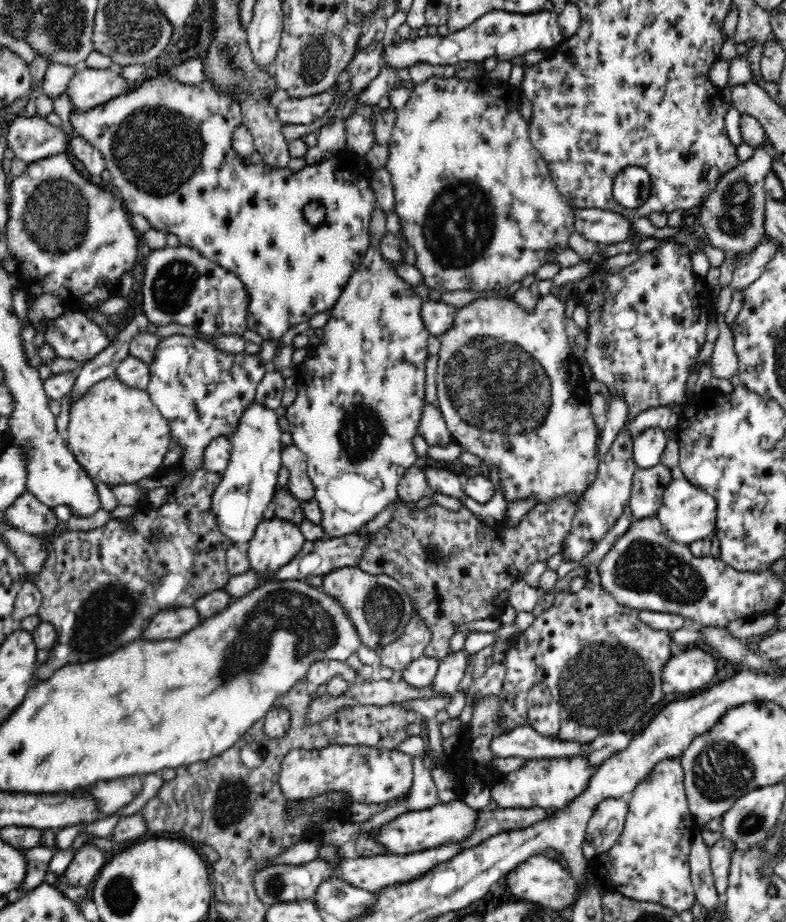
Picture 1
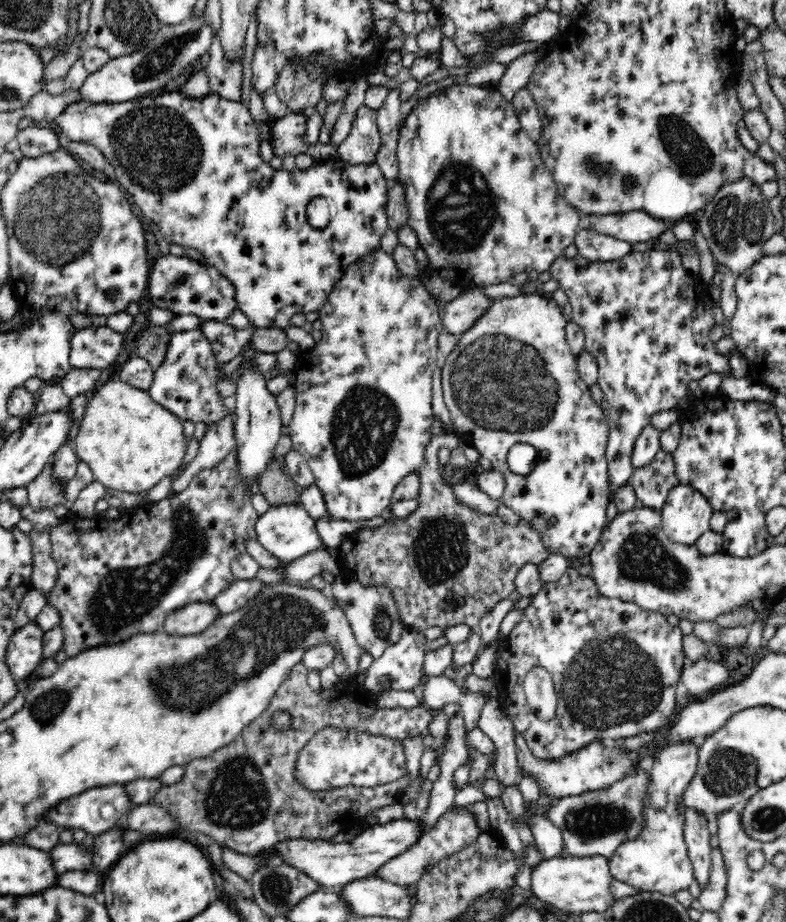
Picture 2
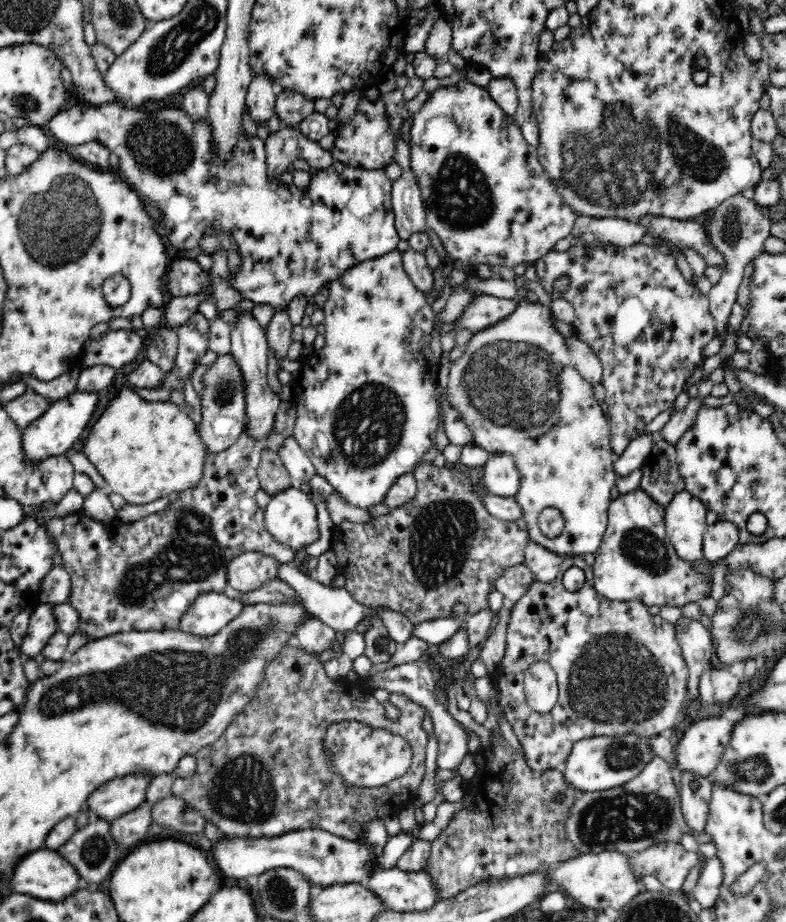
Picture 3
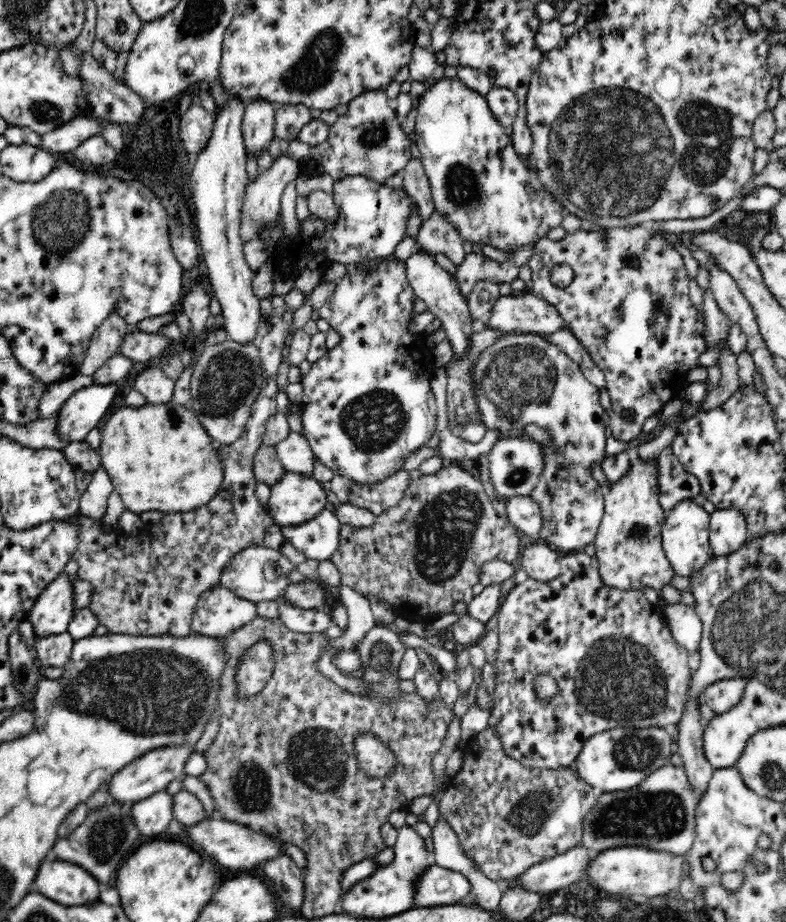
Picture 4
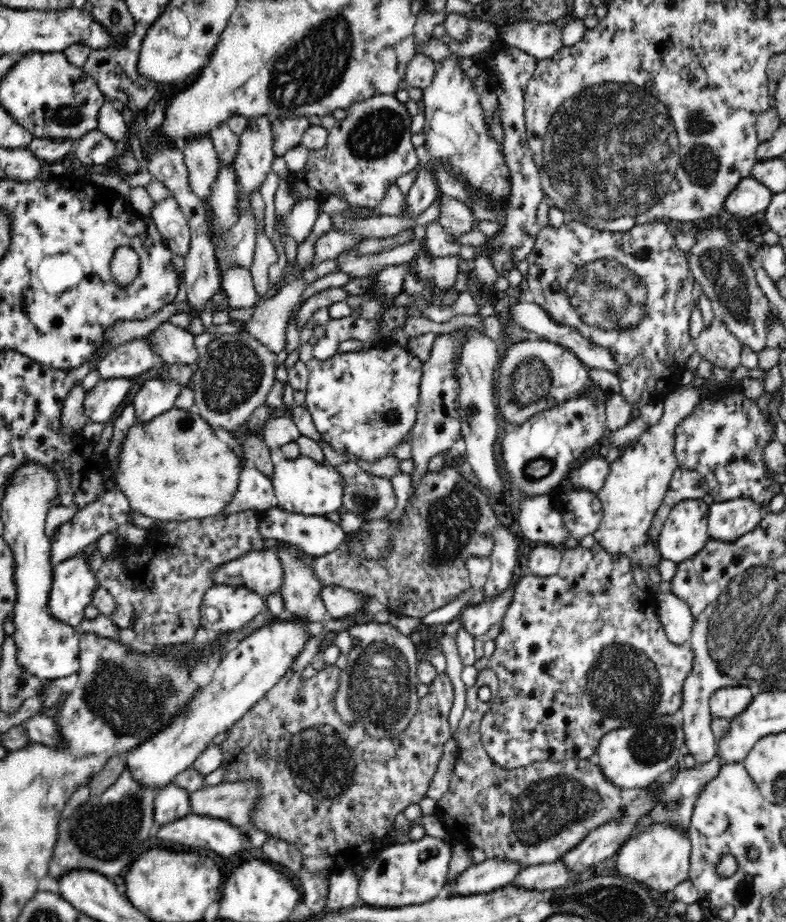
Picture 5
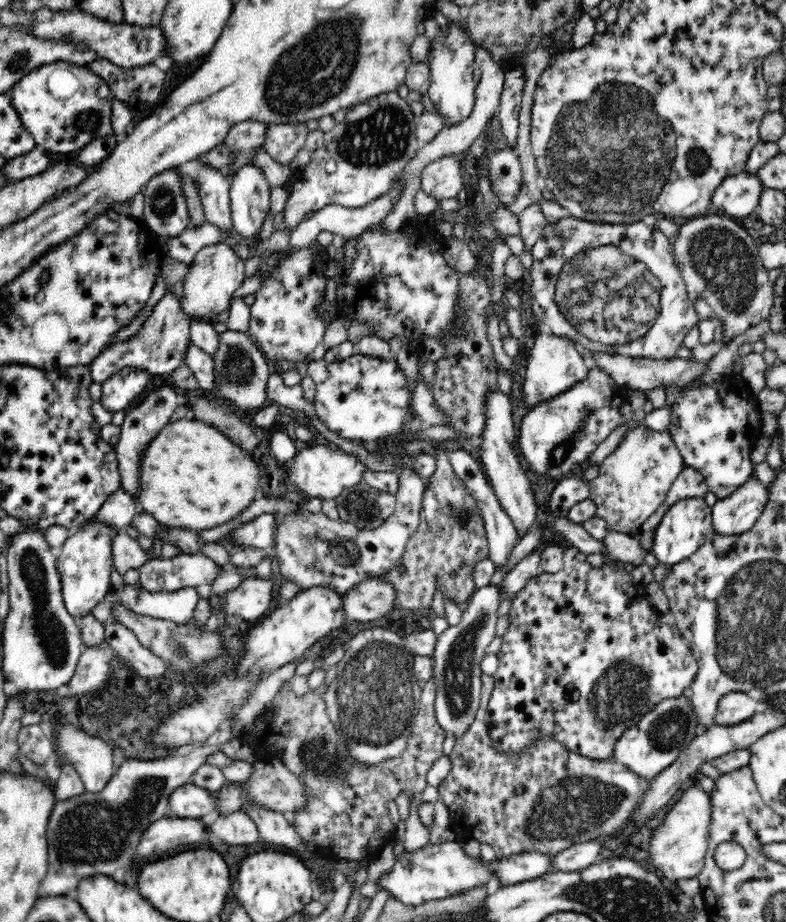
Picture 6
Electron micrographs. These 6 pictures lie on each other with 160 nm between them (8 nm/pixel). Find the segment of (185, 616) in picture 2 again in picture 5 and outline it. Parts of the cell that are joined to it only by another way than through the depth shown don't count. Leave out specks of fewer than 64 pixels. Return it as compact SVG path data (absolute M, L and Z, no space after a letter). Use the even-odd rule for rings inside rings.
M212 585L200 604L200 626L210 635L232 633L264 608L265 598L246 587Z

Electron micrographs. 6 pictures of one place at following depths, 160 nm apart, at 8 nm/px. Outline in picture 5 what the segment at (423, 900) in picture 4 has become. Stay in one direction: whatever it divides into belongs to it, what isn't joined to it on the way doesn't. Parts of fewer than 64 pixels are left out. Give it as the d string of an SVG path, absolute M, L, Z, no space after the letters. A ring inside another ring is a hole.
M486 859L481 864L468 867L452 883L445 883L442 895L470 896L492 892L511 885L521 867L518 864Z

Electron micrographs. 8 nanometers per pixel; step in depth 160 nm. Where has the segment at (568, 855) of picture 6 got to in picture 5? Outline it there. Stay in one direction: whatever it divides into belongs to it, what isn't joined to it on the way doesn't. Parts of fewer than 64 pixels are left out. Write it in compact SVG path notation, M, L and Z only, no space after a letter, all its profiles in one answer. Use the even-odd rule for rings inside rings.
M557 861L520 869L511 885L530 891L553 891L564 888L571 878L571 872Z

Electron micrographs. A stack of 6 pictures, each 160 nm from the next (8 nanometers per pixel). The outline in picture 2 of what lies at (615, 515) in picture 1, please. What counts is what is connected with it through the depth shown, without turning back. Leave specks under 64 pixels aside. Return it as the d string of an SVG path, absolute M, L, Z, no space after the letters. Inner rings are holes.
M674 249L631 252L618 260L608 262L589 261L579 254L574 259L559 256L549 268L552 279L559 282L572 307L572 321L582 327L585 350L594 356L599 369L597 385L604 392L606 414L609 421L609 438L606 446L608 463L609 501L613 491L629 484L634 472L631 461L633 448L642 433L650 425L656 412L681 409L679 405L688 399L696 399L698 392L689 390L691 380L700 380L716 372L731 377L729 357L716 353L708 336L714 324L712 300L708 284L684 268L680 255Z

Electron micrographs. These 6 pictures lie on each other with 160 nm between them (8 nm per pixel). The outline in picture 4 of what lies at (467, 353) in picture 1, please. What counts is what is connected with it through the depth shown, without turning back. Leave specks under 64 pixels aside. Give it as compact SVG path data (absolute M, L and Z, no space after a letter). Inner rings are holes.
M508 332L500 334L494 343L490 346L485 347L480 351L480 355L473 363L472 370L472 383L474 386L474 395L475 400L478 406L478 413L480 413L480 419L482 425L492 432L497 432L499 434L498 440L510 440L510 438L523 438L523 440L531 440L535 442L531 437L525 436L525 429L529 425L536 425L545 431L548 431L550 439L552 439L553 445L545 446L541 443L537 443L542 447L544 451L544 466L542 466L542 472L540 472L540 478L534 486L533 492L529 495L540 507L542 513L542 528L540 528L540 534L538 537L542 537L546 544L554 544L556 548L559 548L558 551L568 552L582 552L582 549L589 544L593 544L594 539L596 538L596 533L598 532L602 517L605 512L605 501L604 496L606 494L605 490L600 486L598 481L592 477L592 469L594 465L600 465L603 463L603 460L609 455L606 454L606 442L610 432L608 430L608 421L609 416L607 410L601 406L600 403L600 392L599 389L591 384L588 379L584 377L584 374L581 372L581 369L572 361L565 352L562 352L562 349L556 344L552 344L548 339L546 334L540 332Z

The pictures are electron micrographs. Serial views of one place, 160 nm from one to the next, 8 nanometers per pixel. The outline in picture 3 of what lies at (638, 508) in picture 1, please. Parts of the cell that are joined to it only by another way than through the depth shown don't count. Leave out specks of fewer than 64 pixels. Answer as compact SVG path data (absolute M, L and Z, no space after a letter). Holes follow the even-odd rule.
M657 436L641 468L640 490L664 508L678 492L685 490L676 460L675 446Z

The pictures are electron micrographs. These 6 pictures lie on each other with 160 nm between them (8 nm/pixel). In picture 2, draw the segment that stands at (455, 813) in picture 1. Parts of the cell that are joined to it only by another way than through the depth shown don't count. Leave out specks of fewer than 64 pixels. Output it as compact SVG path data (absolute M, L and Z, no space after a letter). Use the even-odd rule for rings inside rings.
M401 817L386 824L374 825L362 830L351 842L288 840L275 846L282 855L284 863L291 865L300 872L310 876L320 883L324 889L334 889L353 881L371 877L376 870L386 865L390 859L410 850L414 844L426 833L425 824L421 819Z

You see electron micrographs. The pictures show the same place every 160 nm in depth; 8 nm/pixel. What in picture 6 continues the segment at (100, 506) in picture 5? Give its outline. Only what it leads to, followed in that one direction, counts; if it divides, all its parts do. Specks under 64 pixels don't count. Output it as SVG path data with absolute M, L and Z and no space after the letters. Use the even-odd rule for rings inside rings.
M120 486L108 496L102 507L90 520L86 520L86 523L102 523L118 530L124 530L132 522L134 516L136 516L136 500L124 491L123 486Z

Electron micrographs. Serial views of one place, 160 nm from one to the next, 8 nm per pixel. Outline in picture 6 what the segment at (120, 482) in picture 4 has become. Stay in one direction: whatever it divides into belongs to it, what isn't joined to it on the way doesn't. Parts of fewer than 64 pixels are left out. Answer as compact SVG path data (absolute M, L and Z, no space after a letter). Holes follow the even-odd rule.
M185 417L165 425L140 454L136 502L160 524L208 530L220 526L258 498L258 463L211 425Z

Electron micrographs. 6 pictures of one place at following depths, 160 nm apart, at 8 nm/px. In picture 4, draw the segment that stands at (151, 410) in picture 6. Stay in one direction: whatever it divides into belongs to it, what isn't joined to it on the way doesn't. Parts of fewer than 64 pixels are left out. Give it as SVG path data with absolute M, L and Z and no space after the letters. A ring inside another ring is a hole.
M156 366L146 368L136 378L134 389L140 392L149 404L167 404L172 401L175 380Z

